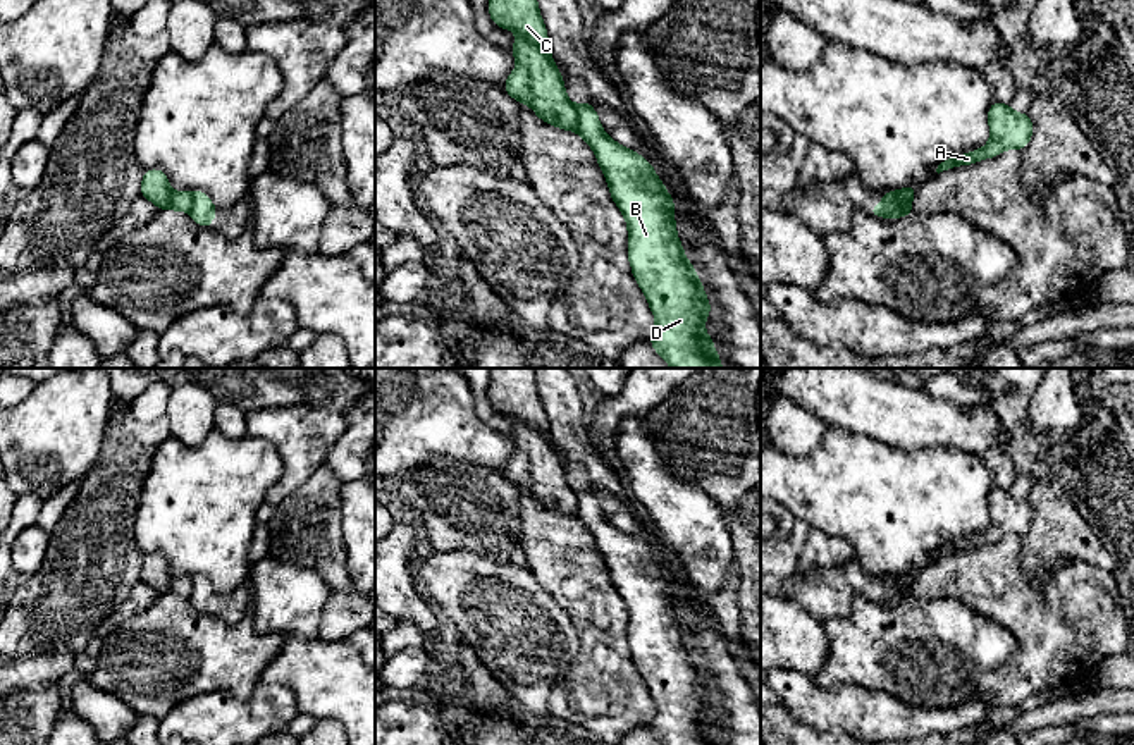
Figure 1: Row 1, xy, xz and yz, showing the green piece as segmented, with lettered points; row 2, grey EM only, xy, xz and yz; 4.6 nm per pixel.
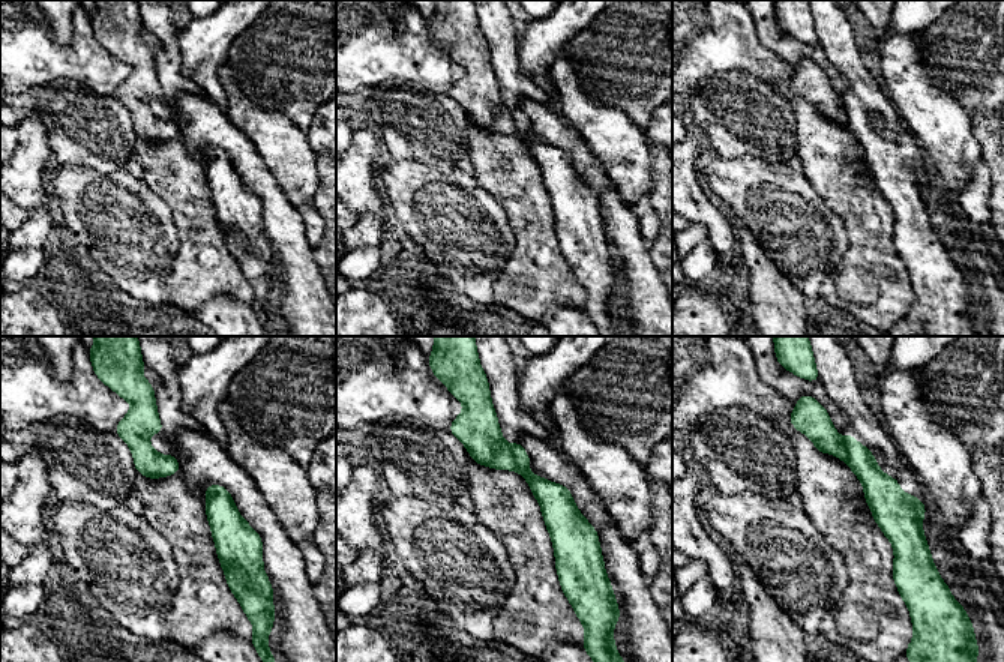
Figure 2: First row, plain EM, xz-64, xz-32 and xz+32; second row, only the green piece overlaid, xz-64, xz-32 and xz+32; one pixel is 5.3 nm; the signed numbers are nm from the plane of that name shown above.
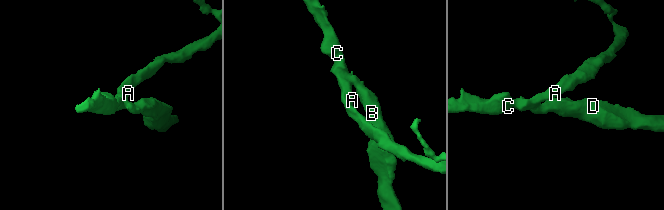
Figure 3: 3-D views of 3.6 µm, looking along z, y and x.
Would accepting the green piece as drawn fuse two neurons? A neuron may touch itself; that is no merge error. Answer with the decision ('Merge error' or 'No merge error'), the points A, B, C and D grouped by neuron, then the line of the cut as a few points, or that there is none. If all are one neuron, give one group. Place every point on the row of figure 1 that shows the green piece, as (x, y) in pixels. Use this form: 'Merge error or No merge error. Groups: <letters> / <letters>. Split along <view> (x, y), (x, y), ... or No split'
Merge error. Groups: A C / B D. Split along xz (572, 105), (577, 116), (577, 129)

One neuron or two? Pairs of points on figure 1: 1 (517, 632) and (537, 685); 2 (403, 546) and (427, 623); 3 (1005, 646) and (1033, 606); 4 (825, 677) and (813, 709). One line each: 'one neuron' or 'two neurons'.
1: one neuron
2: one neuron
3: two neurons
4: two neurons

